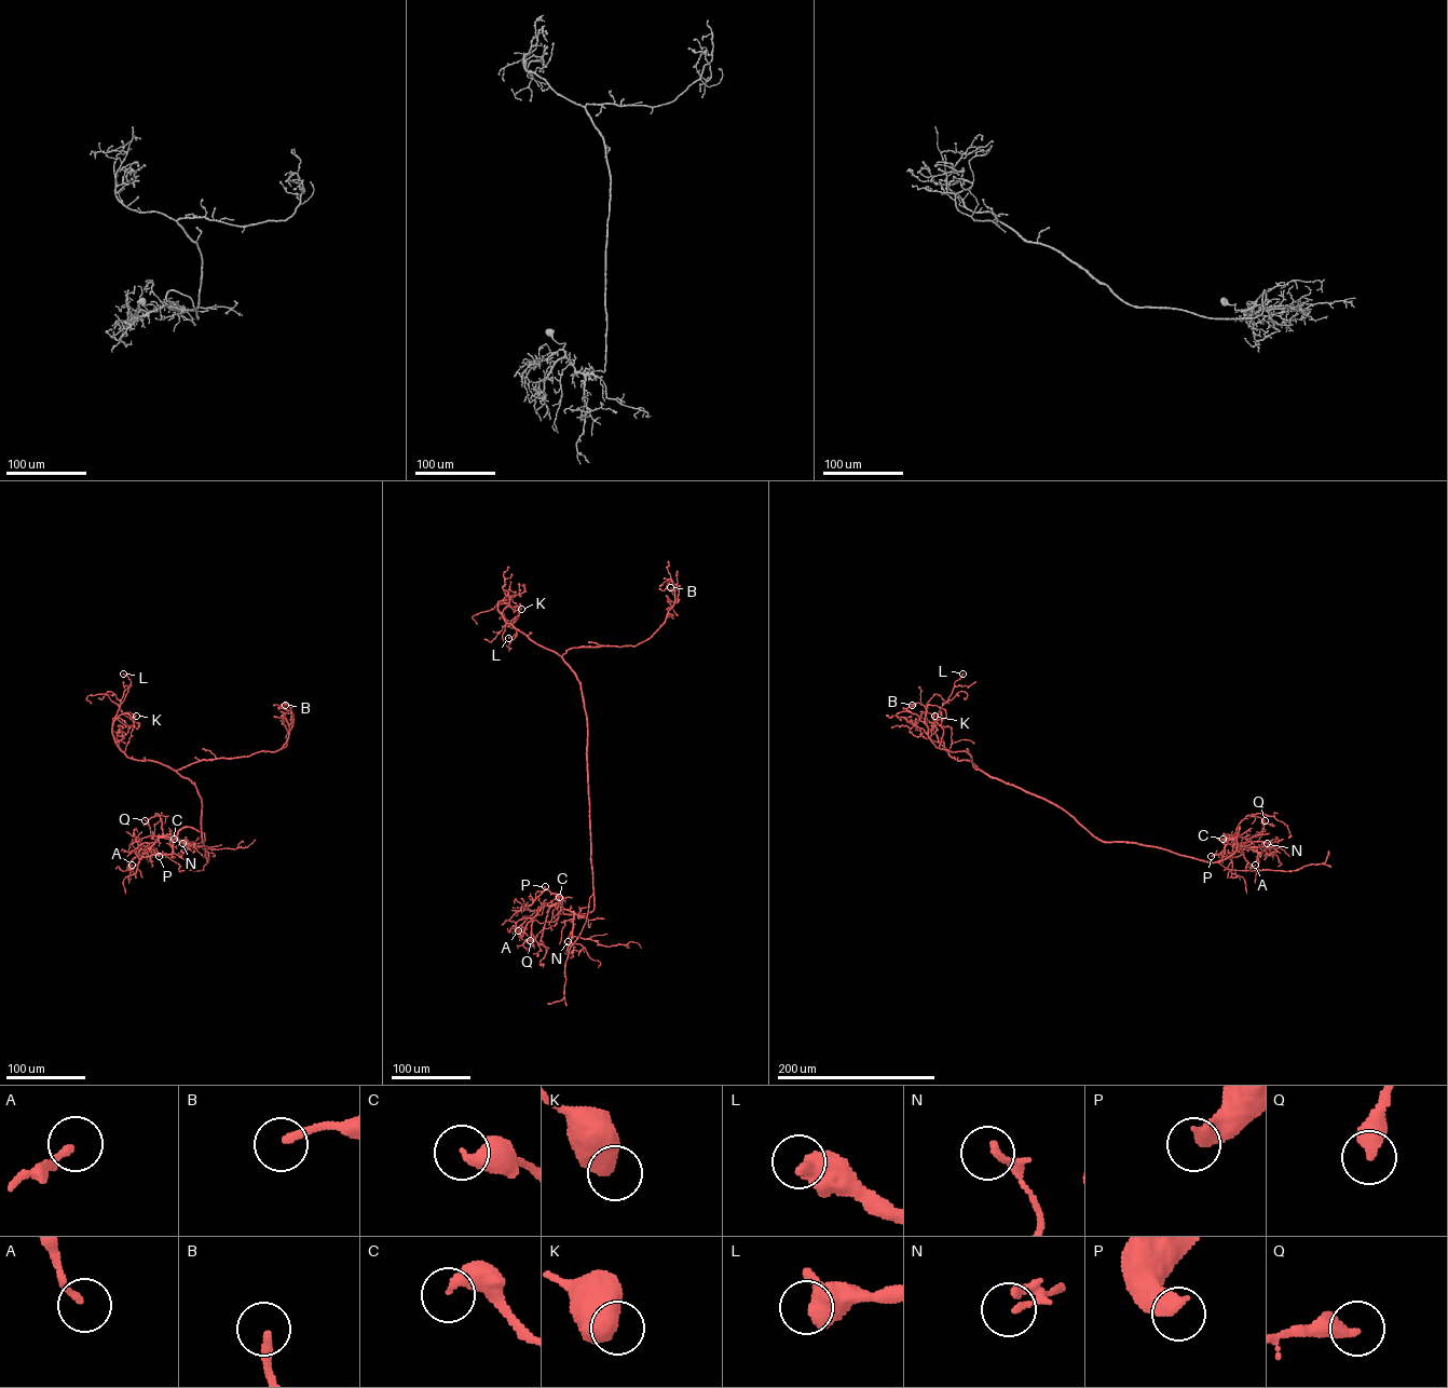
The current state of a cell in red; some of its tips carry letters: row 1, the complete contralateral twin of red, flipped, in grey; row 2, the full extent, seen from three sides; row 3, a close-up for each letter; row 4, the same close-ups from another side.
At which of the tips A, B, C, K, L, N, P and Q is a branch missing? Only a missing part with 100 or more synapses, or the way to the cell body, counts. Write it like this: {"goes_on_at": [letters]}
{"goes_on_at": ["P"]}

